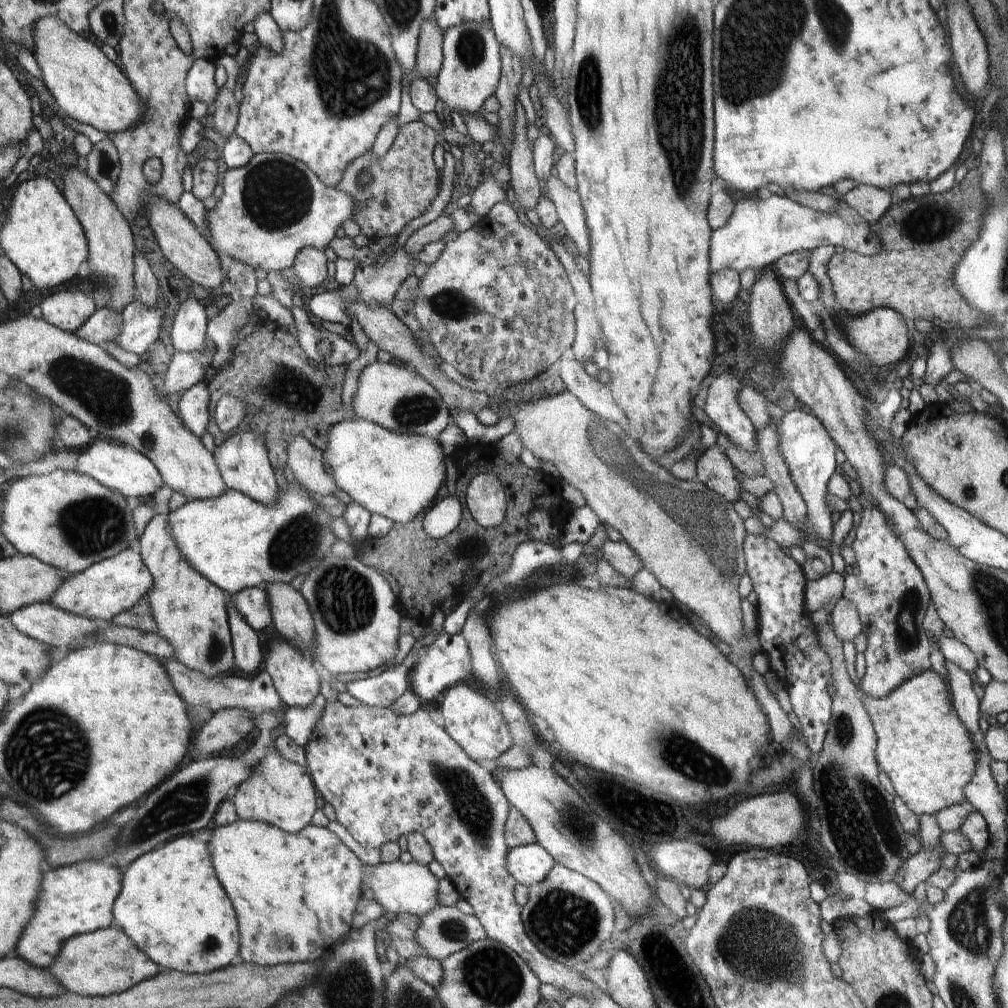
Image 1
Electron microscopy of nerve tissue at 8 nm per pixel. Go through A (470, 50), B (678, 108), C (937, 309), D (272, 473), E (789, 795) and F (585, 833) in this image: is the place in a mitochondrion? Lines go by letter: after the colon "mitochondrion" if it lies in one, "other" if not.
A: mitochondrion
B: mitochondrion
C: other
D: other
E: other
F: mitochondrion

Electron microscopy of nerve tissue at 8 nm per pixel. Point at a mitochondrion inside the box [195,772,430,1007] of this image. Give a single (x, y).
(209, 945)

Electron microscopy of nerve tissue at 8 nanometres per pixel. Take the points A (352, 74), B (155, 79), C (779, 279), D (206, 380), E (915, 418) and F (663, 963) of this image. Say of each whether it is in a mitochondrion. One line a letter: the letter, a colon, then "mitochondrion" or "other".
A: mitochondrion
B: other
C: other
D: other
E: other
F: mitochondrion

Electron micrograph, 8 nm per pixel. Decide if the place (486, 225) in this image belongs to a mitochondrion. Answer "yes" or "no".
no

